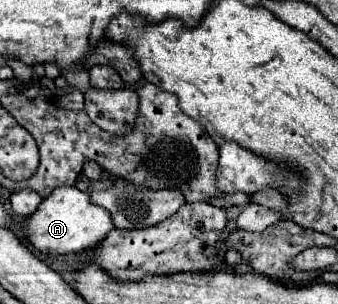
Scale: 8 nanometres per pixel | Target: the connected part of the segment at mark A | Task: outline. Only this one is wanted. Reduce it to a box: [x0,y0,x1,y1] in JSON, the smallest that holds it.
[26,187,114,255]

